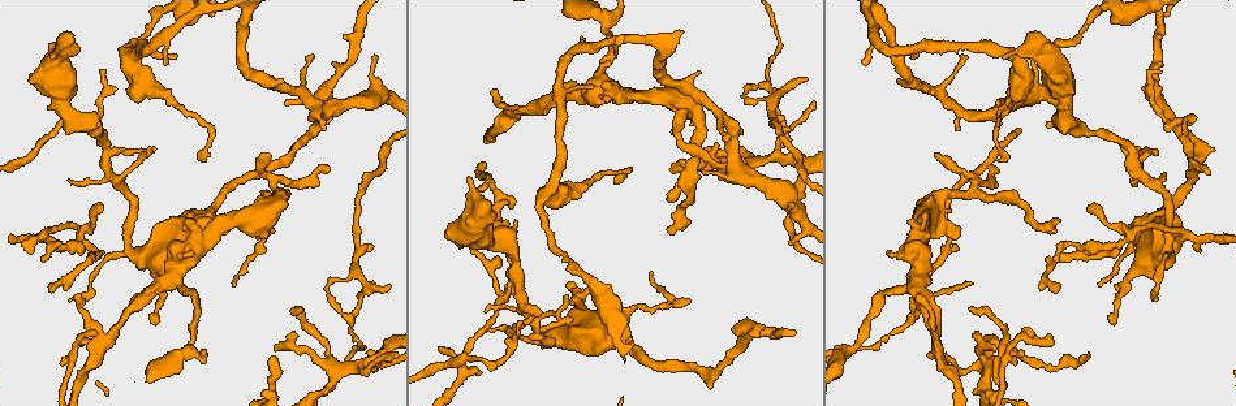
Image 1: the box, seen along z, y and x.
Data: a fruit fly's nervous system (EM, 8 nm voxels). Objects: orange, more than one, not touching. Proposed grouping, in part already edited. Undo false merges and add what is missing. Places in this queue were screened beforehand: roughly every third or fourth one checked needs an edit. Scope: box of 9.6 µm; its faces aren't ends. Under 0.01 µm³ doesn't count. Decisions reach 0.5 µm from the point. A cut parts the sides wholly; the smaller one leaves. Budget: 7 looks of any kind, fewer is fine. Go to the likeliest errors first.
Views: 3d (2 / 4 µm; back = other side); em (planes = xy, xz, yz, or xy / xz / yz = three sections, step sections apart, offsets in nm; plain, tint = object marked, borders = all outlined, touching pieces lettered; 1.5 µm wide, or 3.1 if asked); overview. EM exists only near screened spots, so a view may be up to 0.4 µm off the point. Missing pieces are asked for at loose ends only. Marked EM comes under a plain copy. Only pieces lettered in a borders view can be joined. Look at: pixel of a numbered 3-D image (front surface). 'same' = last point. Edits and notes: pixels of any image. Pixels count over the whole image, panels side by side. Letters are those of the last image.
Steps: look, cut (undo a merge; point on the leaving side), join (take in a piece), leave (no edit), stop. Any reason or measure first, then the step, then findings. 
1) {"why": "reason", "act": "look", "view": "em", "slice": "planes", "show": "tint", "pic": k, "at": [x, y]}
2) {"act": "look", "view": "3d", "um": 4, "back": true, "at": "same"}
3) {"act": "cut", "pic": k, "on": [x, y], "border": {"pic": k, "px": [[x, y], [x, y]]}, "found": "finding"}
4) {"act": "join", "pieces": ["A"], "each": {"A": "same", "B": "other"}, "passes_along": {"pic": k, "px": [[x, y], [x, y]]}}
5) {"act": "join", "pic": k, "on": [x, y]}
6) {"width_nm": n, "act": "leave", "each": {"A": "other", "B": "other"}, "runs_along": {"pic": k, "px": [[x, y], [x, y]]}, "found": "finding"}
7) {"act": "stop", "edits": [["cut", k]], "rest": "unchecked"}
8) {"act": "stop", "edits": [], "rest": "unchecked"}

{"why": "an open end", "act": "look", "view": "3d", "um": 2, "pic": 1, "at": [607, 99]}

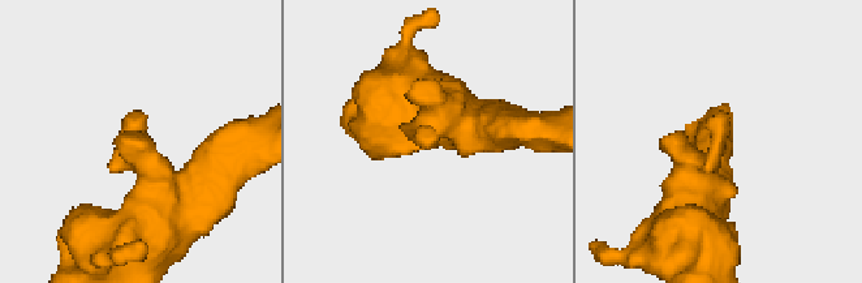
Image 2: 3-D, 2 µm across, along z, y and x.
{"why": "need the tissue", "act": "look", "view": "em", "slice": "xz", "step": 8, "show": "borders", "pic": 2, "at": [139, 119]}

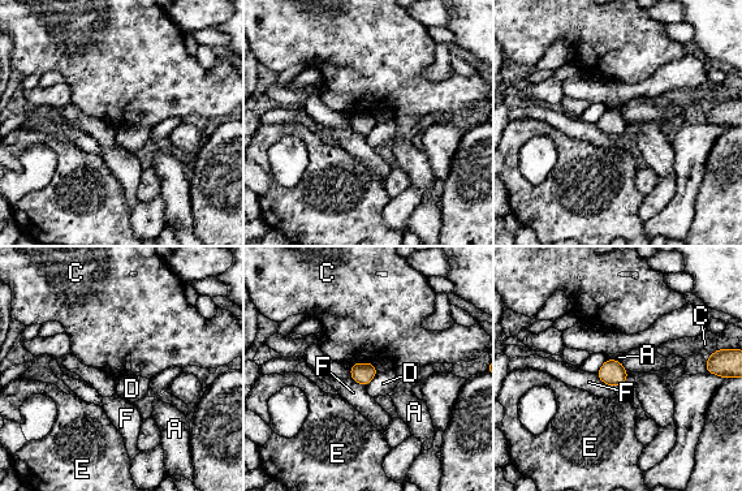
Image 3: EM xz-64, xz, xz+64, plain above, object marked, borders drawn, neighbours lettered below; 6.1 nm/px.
{"why": "another direction", "act": "look", "view": "em", "slice": "planes", "show": "borders", "at": "same"}

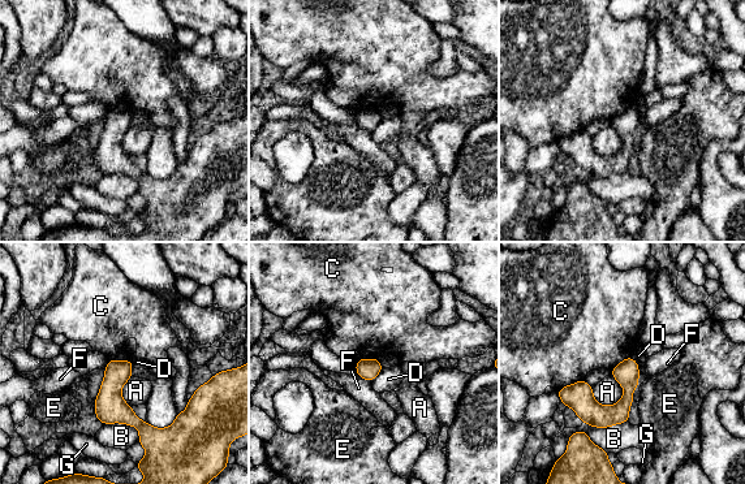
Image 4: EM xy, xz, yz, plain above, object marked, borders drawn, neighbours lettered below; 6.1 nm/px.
{"act": "leave", "each": {"A": "other", "B": "other", "C": "other", "D": "other", "E": "other", "F": "other", "G": "other"}, "runs_along": {"pic": 4, "px": [[112, 363], [112, 400], [151, 440]]}, "found": "none of them fits"}

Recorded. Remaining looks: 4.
{"why": "an open end", "act": "look", "view": "em", "slice": "planes", "show": "borders", "pic": 1, "at": [991, 169]}

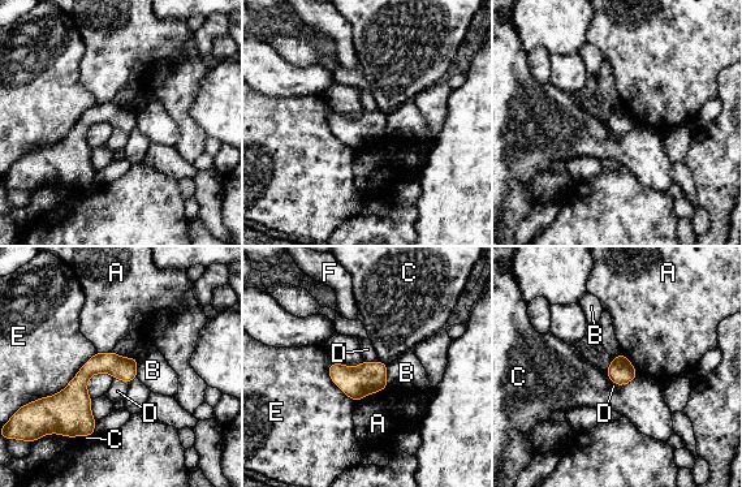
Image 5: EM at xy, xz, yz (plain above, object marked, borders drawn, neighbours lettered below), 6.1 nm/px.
{"act": "leave", "each": {"A": "other", "B": "other", "C": "other", "D": "other", "E": "other", "F": "other"}, "border": {"pic": 5, "px": [[113, 378], [120, 378], [128, 384]]}, "found": "no lettered piece goes on from it"}

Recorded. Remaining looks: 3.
{"why": "three arms meet", "act": "look", "view": "3d", "um": 4, "pic": 1, "at": [525, 110]}

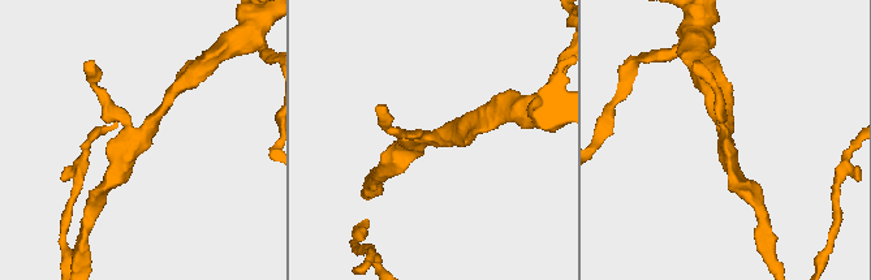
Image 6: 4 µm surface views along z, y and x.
{"act": "look", "view": "em", "slice": "xz", "step": 4, "show": "tint", "pic": 6, "at": [431, 140]}

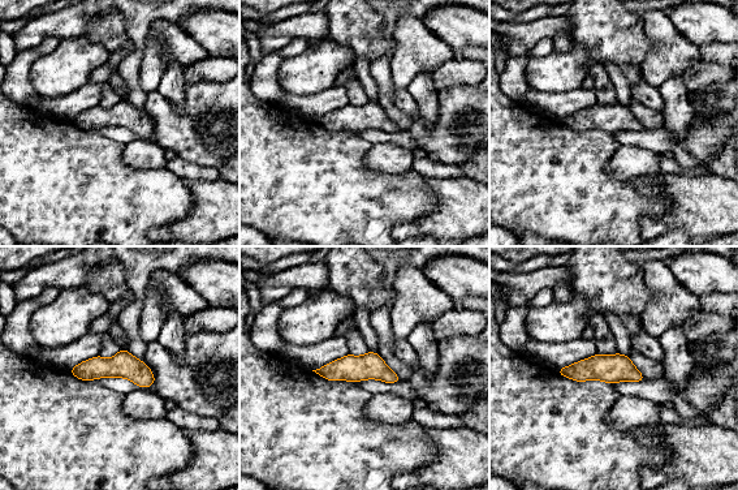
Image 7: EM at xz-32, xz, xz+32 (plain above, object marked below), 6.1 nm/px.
{"act": "look", "view": "em", "slice": "planes", "show": "borders", "at": "same"}

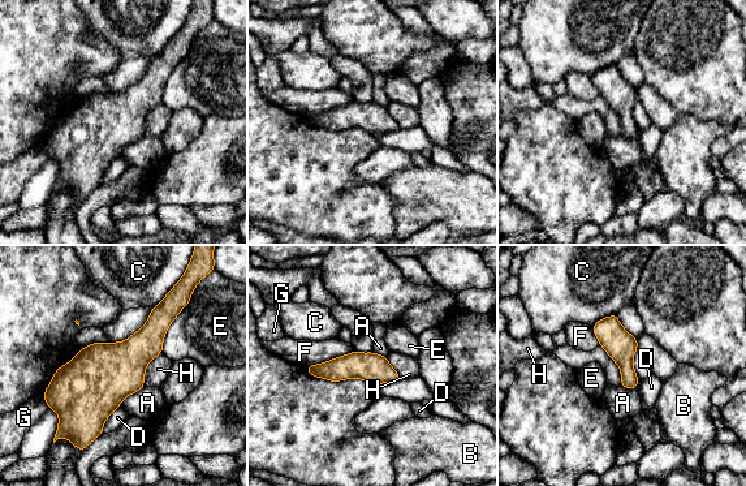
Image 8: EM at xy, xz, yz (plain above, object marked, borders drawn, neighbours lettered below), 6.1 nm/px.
{"width_nm": 130, "act": "leave", "each": {"A": "other", "B": "other", "C": "other", "D": "other", "E": "other", "F": "other", "G": "other", "H": "other"}, "border": {"pic": 8, "px": [[143, 385], [129, 394], [119, 405]]}, "found": "all the same neuron"}

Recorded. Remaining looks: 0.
{"act": "stop", "edits": [], "rest": "unchecked"}

